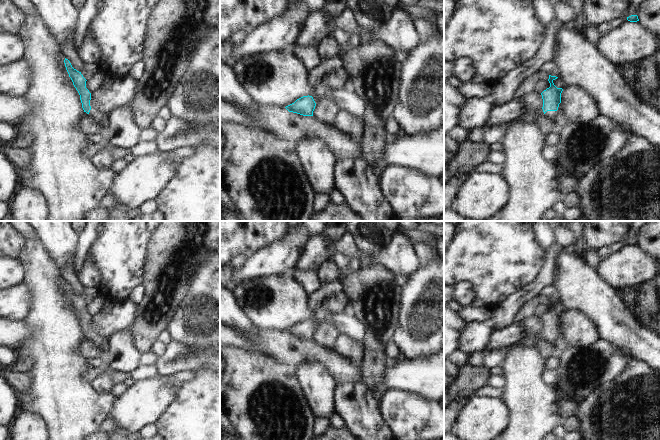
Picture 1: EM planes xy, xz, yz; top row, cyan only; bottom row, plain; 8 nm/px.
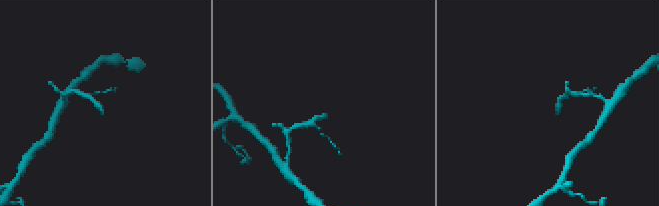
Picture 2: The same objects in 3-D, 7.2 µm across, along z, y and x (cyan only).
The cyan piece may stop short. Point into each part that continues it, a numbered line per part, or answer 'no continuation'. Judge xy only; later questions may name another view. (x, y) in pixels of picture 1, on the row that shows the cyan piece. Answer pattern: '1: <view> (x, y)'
1: xy (102, 118)

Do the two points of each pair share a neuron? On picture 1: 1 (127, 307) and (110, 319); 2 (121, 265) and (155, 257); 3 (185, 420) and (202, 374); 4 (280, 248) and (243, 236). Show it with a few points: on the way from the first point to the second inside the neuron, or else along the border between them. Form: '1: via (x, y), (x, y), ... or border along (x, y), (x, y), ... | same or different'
1: via (123, 311), (114, 319) | same
2: border along (151, 236), (141, 282) | different
3: via (196, 409), (202, 403), (202, 385) | same
4: border along (288, 231), (280, 239), (259, 248), (248, 257) | different

